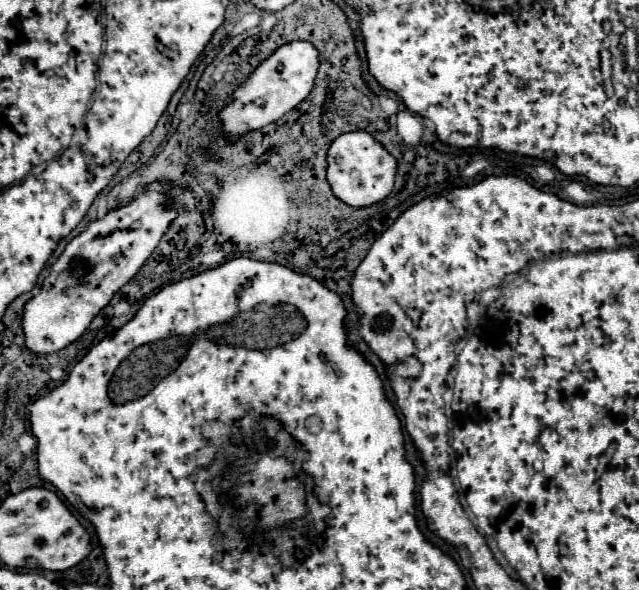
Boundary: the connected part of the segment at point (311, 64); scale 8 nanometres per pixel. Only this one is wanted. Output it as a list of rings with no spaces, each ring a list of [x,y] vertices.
[[[296,40],[280,46],[268,60],[264,60],[252,76],[234,92],[232,104],[228,104],[220,118],[230,138],[240,138],[250,130],[258,130],[270,122],[276,122],[286,112],[296,108],[312,90],[320,66],[320,54],[312,42]]]

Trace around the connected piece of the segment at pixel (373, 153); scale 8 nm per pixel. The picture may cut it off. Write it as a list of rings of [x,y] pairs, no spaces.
[[[364,130],[340,134],[328,150],[328,182],[334,196],[348,206],[362,208],[384,200],[394,188],[396,168],[396,158],[382,146],[382,142],[378,142],[376,138],[372,138],[372,134]]]

